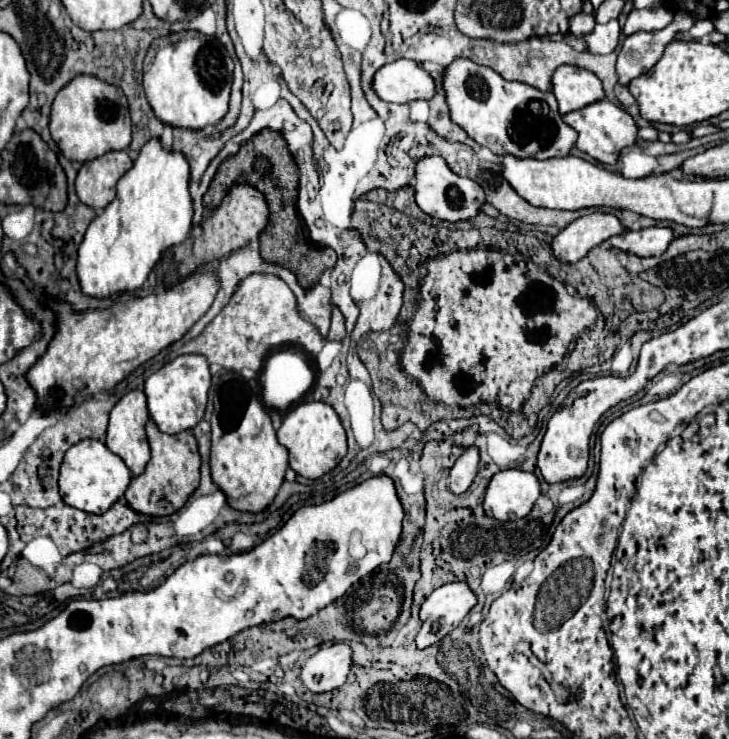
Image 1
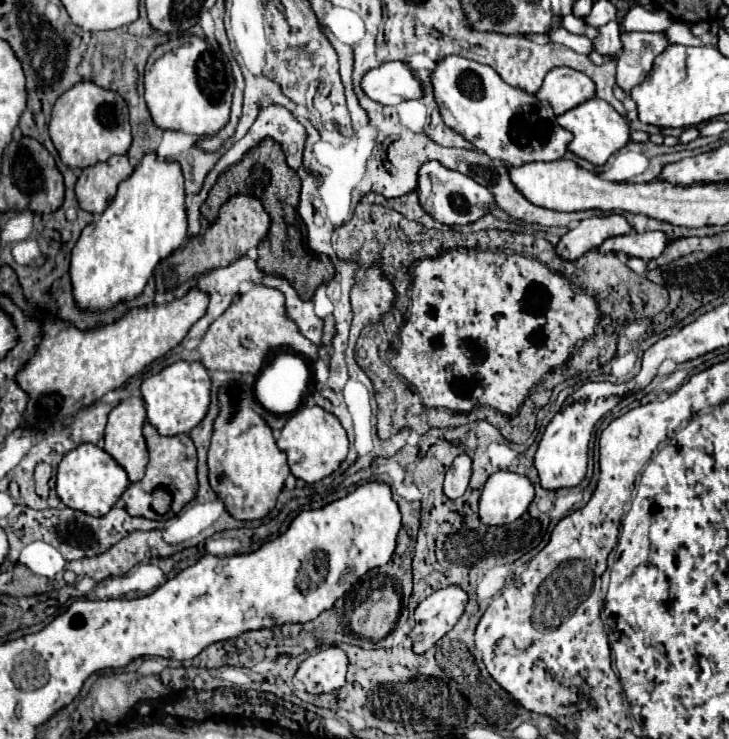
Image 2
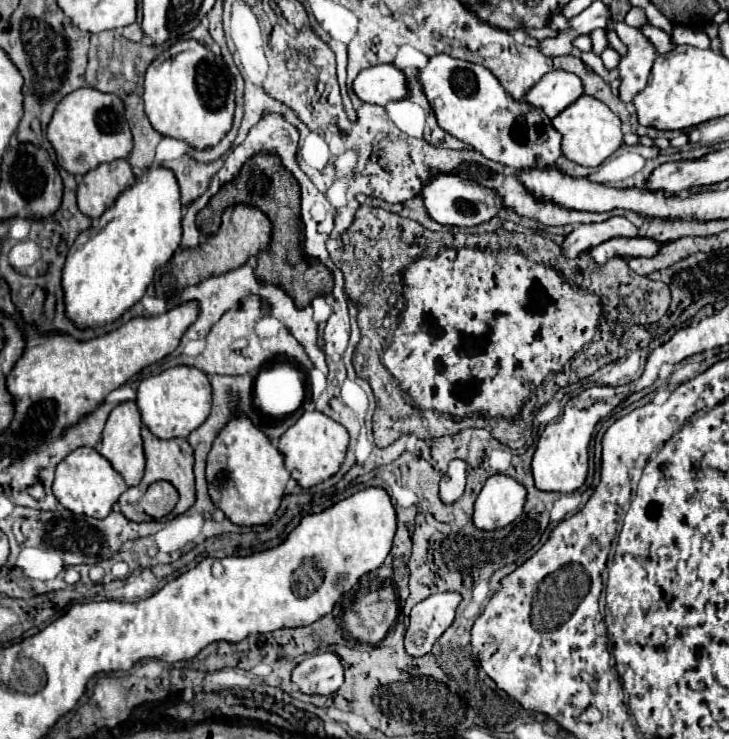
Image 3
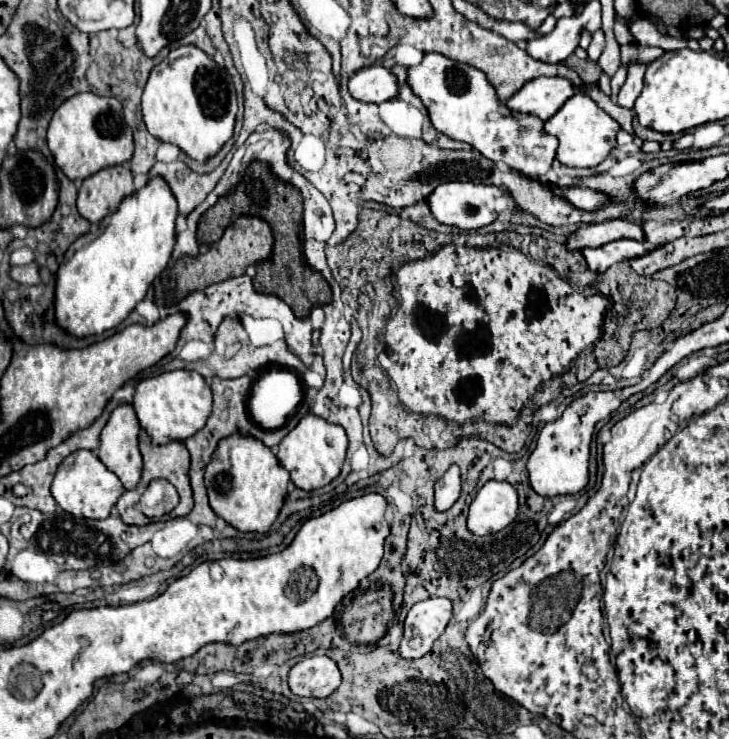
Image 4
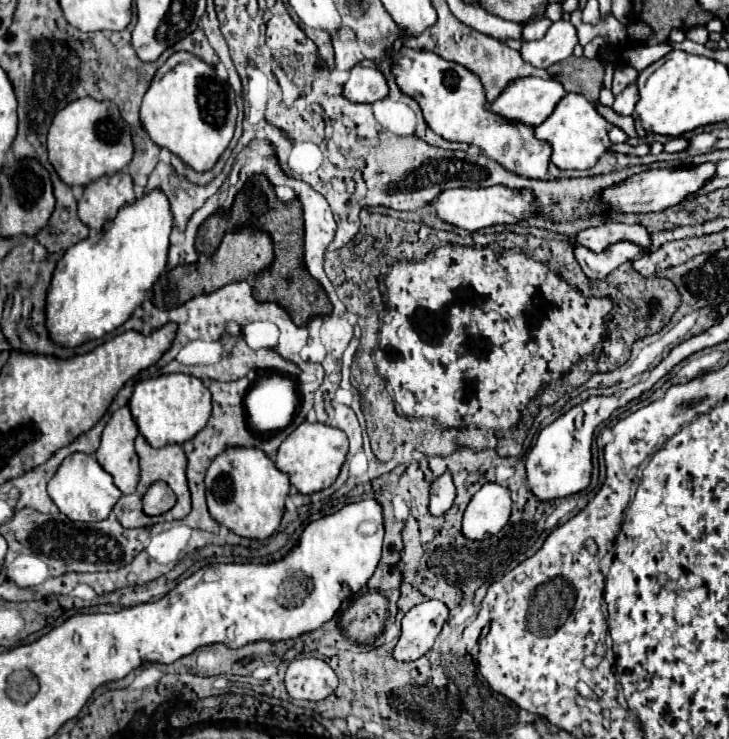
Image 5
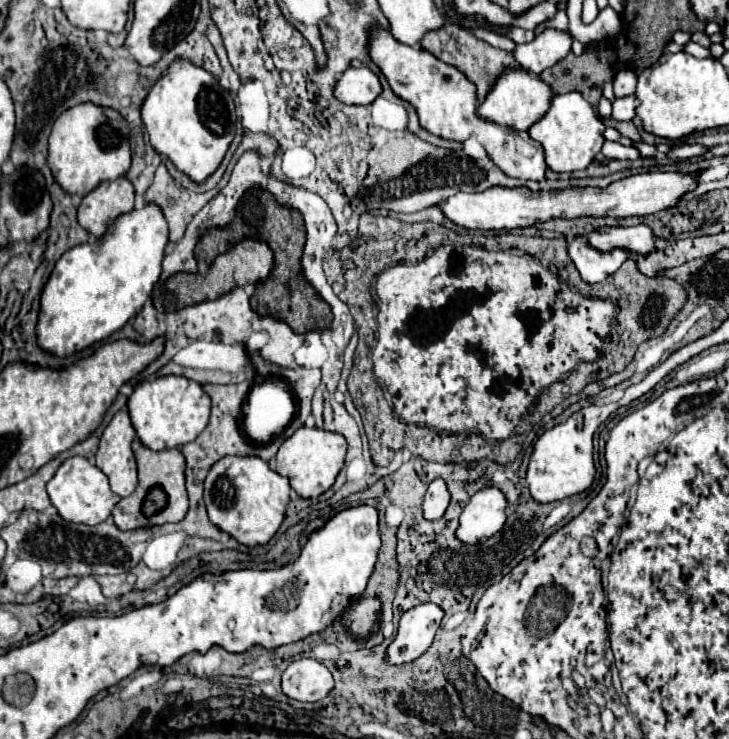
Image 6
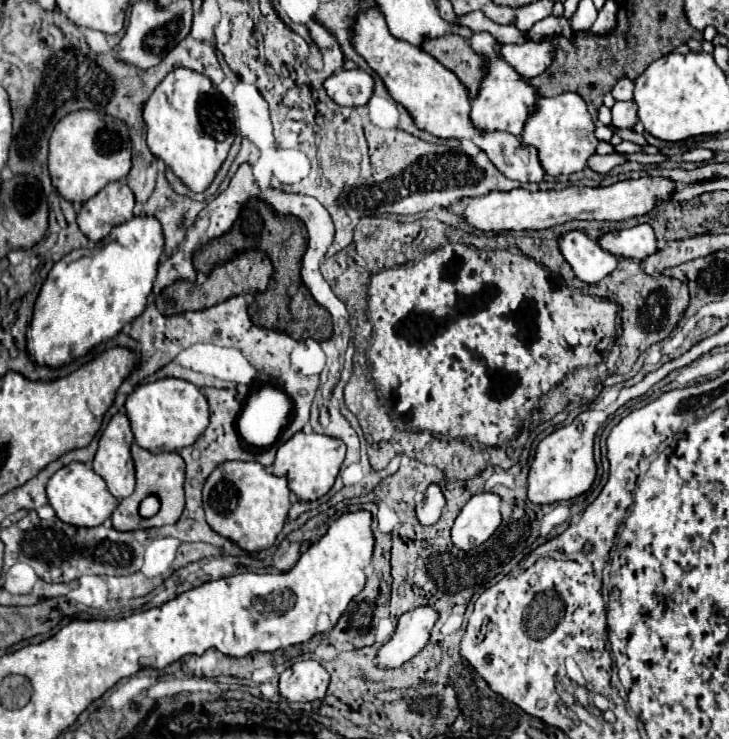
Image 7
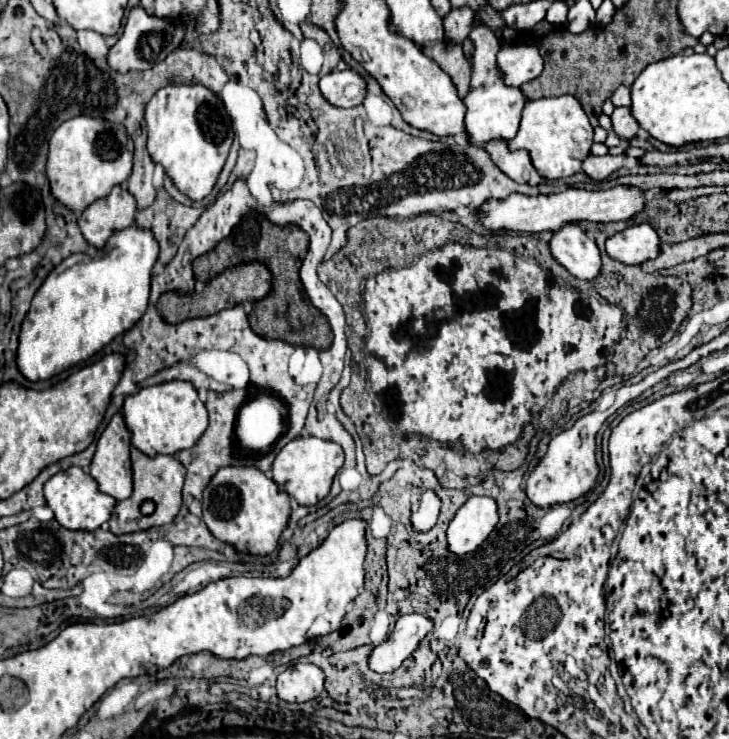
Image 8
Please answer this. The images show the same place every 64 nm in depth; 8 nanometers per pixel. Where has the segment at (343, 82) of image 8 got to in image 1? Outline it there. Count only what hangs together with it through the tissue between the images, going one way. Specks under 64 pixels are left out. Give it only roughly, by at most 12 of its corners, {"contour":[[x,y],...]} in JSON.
{"contour":[[414,60],[382,66],[372,78],[380,100],[430,100],[430,74]]}

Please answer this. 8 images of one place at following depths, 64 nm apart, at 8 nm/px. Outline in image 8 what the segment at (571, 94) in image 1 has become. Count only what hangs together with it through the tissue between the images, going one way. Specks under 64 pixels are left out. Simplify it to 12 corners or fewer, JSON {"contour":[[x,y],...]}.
{"contour":[[478,24],[464,128],[470,144],[516,136],[526,98],[502,82],[496,34]]}

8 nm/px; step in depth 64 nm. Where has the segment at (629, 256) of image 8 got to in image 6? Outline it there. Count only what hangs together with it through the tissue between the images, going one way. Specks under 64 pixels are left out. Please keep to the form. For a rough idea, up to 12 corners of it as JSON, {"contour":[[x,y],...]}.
{"contour":[[644,224],[602,228],[588,242],[602,252],[622,248],[646,256],[654,234]]}

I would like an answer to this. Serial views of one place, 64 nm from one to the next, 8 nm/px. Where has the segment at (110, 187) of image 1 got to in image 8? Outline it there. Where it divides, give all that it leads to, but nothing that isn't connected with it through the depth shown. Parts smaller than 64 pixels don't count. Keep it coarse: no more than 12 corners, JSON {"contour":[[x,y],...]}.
{"contour":[[114,186],[80,214],[86,242],[102,250],[134,224],[134,196]]}

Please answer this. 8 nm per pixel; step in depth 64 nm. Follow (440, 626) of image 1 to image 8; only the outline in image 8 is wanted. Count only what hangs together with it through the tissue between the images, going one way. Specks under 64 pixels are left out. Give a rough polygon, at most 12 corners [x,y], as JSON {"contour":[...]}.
{"contour":[[422,614],[400,616],[372,648],[368,668],[394,672],[432,630]]}

